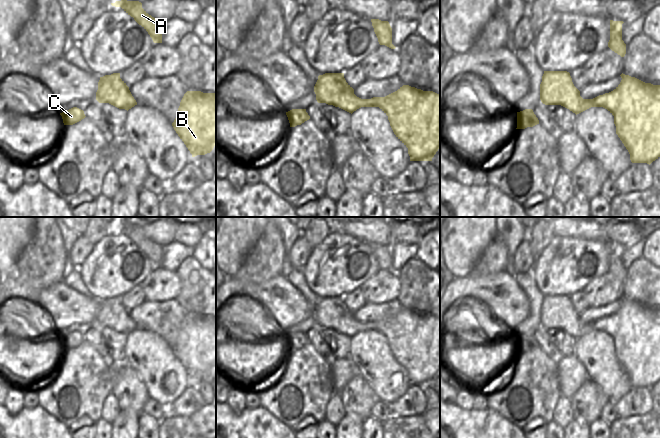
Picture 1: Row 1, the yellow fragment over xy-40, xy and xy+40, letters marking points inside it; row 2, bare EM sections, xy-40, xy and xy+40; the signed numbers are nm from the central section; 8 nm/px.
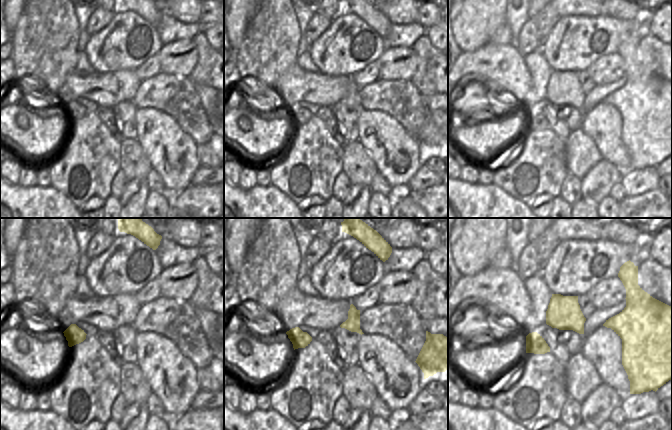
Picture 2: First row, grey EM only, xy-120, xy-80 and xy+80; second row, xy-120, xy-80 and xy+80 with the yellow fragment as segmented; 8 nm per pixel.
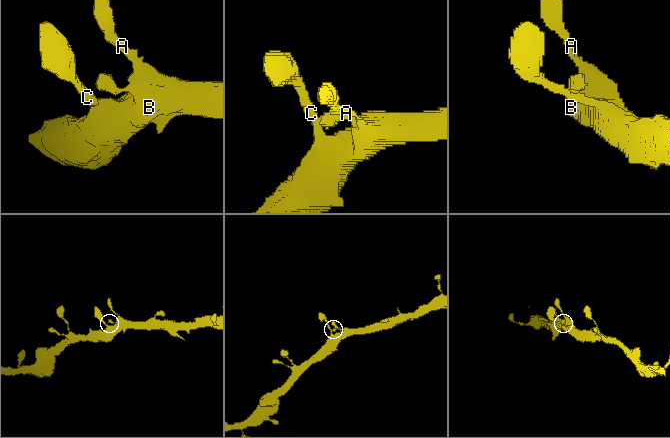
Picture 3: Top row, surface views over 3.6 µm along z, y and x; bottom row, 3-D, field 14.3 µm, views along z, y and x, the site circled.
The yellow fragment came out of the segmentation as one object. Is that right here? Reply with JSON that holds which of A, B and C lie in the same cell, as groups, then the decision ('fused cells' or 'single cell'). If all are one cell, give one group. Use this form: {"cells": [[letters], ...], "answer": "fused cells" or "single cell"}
{"cells": [["A", "B", "C"]], "answer": "single cell"}

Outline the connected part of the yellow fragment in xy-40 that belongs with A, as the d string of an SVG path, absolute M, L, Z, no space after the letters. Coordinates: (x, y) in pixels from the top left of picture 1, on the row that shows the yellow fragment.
M121 0L111 3L112 6L121 7L128 15L141 25L150 35L154 43L162 43L164 28L162 22L149 15L139 1Z

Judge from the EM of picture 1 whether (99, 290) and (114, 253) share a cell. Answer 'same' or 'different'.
same

